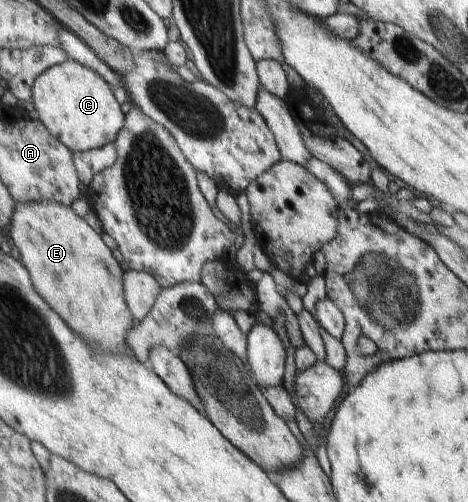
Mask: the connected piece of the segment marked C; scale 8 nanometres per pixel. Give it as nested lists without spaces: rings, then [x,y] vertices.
[[[72,59],[67,63],[45,70],[35,80],[32,87],[32,102],[34,114],[55,137],[58,137],[68,148],[73,149],[74,153],[97,151],[108,143],[114,143],[125,127],[127,115],[122,112],[120,102],[114,96],[113,88],[95,70]]]

